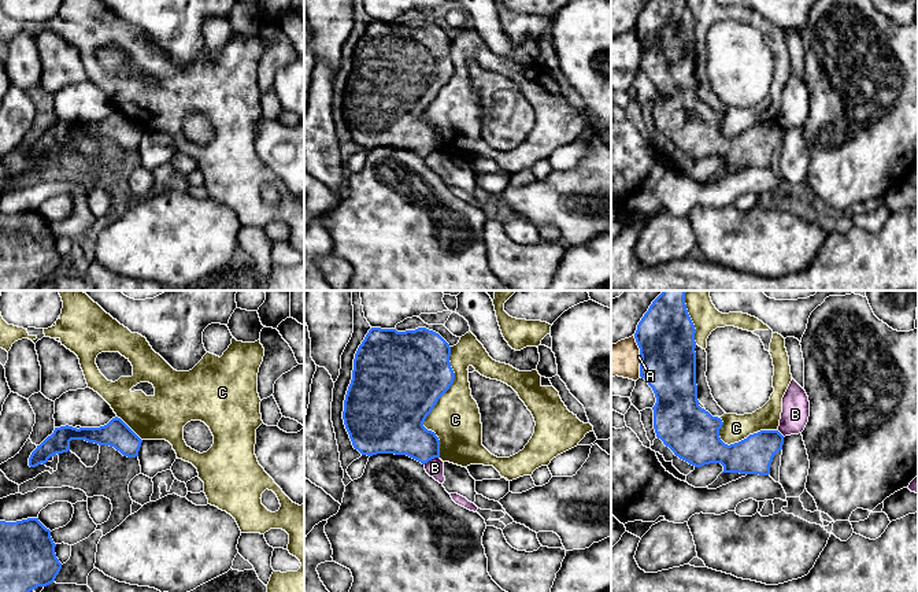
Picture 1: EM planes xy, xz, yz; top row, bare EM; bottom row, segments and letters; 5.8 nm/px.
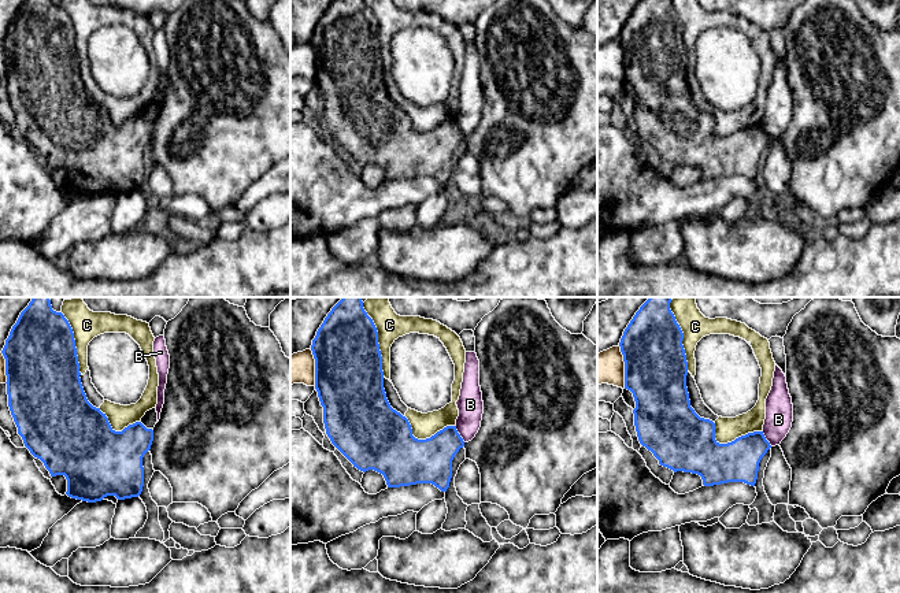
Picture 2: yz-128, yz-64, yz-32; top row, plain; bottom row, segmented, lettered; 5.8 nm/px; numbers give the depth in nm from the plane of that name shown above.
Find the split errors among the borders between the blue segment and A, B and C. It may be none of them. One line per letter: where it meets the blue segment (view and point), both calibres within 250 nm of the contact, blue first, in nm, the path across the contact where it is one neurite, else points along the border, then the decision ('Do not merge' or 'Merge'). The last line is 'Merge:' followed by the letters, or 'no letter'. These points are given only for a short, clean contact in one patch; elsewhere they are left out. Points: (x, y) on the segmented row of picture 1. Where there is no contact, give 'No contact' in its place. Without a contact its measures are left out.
A: Touches blue at yz (641, 356). Thickness 340 nm (blue) against 200 nm. Do not merge
B: Touches blue at xz (430, 459). Thickness 280 nm (blue) against 110 nm. Boundary: xz (439, 457), (424, 463). Do not merge
C: Touches blue at xz (436, 403). Thickness 500 nm (blue) against 280 nm. Do not merge
Merge: no letter

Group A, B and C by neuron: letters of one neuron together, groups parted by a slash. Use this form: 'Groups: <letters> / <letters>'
Groups: A / B / C

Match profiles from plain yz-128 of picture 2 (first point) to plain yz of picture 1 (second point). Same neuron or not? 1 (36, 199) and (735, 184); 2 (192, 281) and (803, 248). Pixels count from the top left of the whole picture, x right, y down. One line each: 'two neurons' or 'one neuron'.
1: one neuron
2: two neurons

